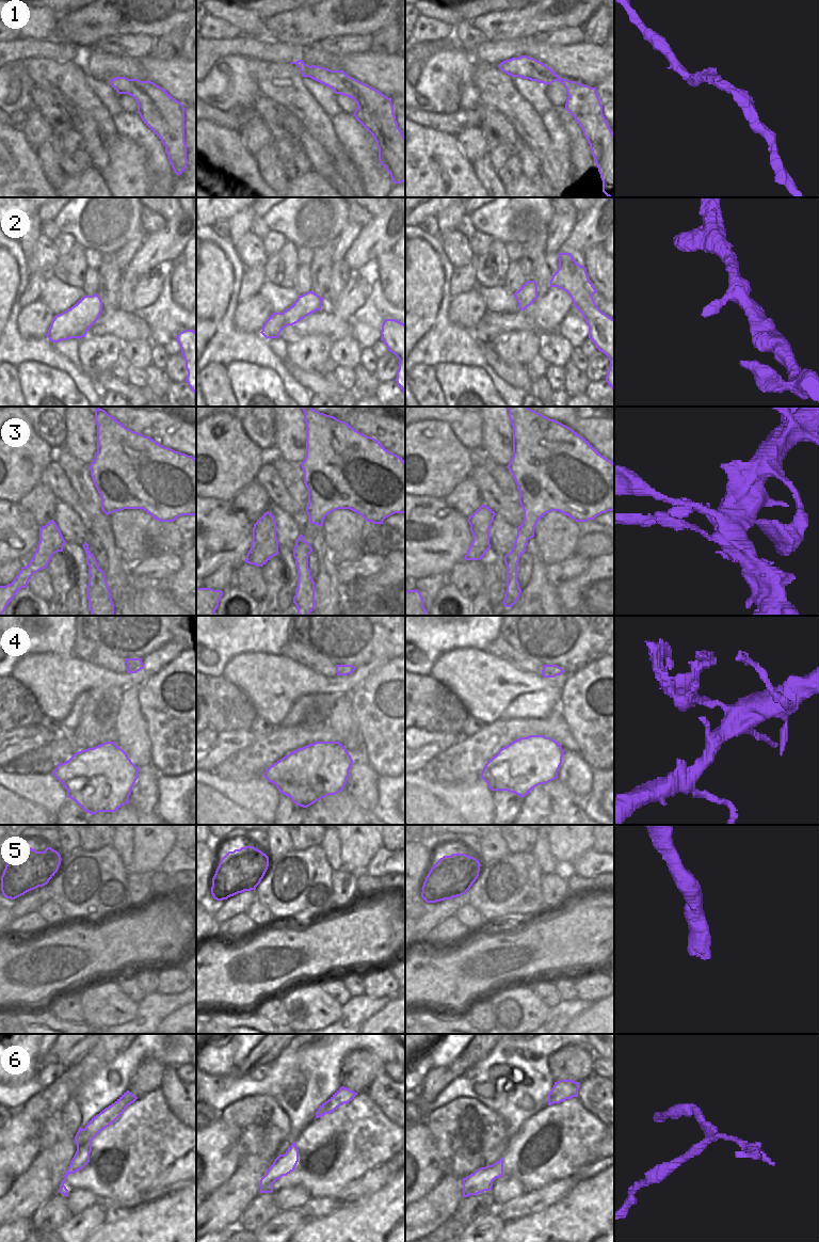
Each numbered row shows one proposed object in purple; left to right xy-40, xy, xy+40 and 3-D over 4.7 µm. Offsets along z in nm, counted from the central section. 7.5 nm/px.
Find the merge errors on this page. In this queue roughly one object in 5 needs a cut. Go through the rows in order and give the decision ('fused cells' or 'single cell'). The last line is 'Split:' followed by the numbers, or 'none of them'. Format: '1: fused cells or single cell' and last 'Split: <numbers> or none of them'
1: single cell
2: single cell
3: single cell
4: fused cells
5: single cell
6: fused cells
Split: 4, 6

